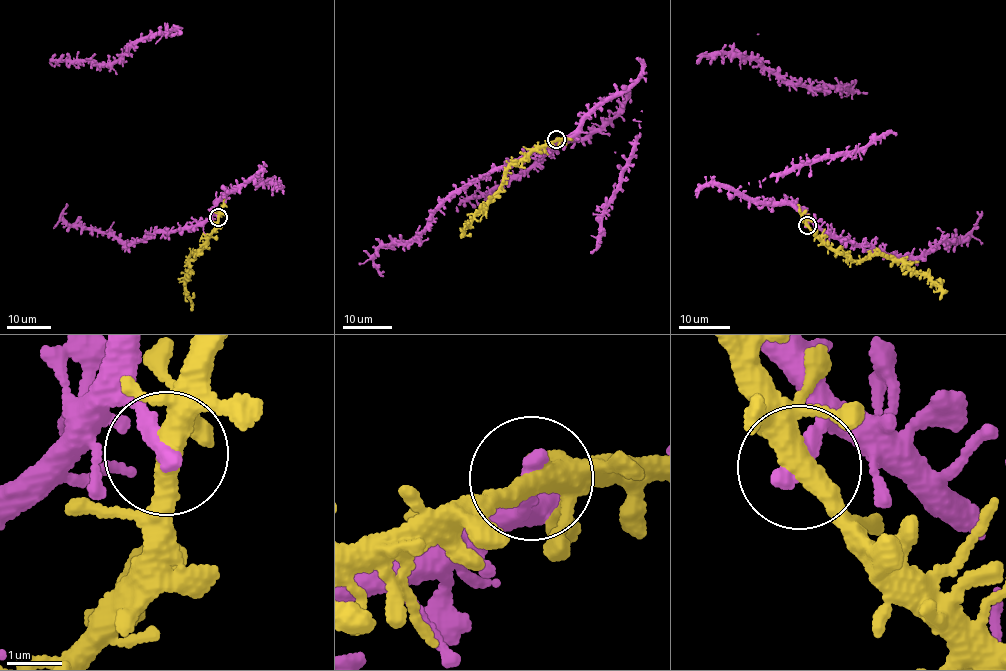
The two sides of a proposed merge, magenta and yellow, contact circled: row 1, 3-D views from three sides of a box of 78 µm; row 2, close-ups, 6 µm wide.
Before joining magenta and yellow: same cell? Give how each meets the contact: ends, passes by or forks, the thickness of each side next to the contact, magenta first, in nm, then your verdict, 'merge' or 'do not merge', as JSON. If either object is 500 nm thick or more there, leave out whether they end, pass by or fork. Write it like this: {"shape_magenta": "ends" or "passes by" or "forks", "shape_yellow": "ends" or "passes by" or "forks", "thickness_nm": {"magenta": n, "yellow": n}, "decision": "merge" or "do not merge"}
{"shape_magenta": "ends", "shape_yellow": "forks", "thickness_nm": {"magenta": 320, "yellow": 340}, "decision": "merge"}

